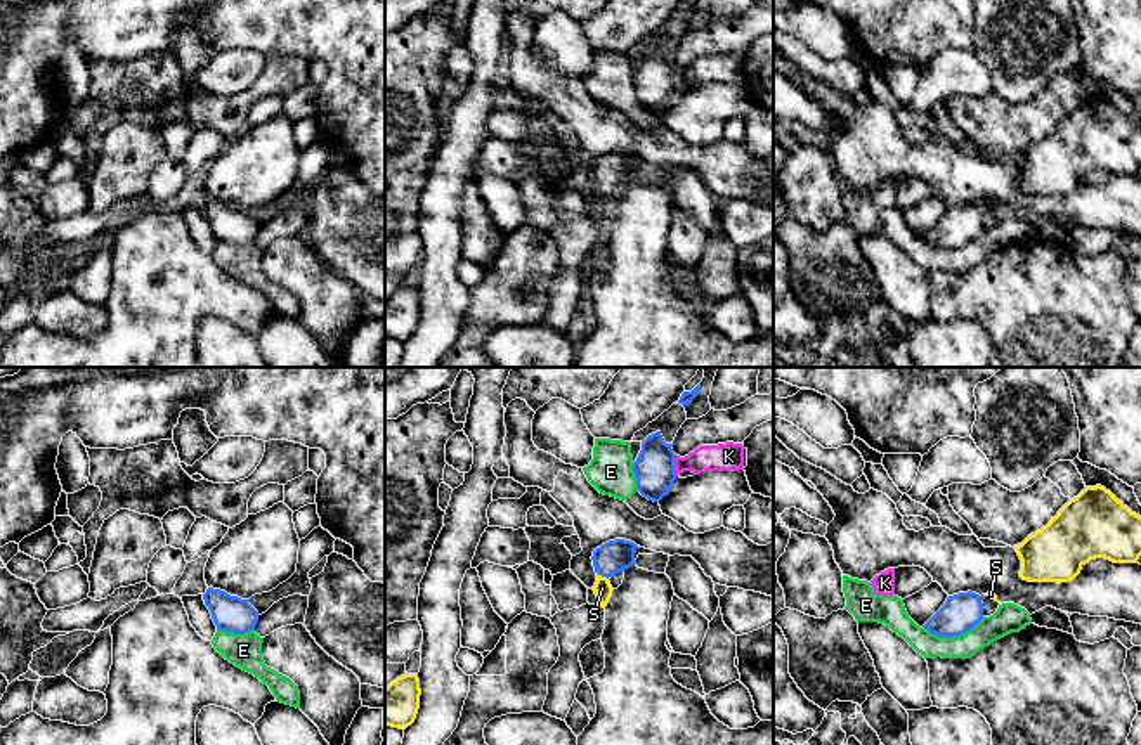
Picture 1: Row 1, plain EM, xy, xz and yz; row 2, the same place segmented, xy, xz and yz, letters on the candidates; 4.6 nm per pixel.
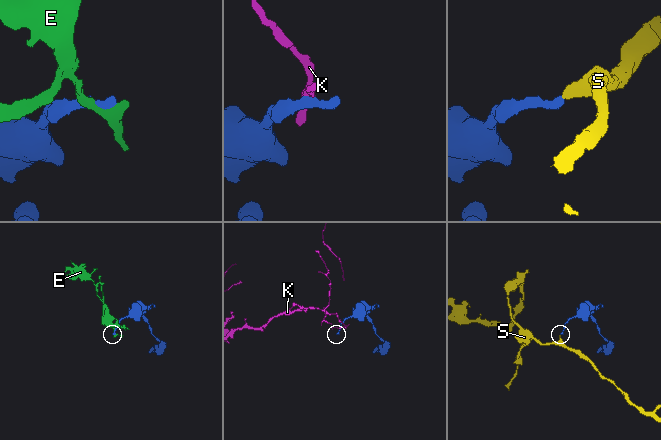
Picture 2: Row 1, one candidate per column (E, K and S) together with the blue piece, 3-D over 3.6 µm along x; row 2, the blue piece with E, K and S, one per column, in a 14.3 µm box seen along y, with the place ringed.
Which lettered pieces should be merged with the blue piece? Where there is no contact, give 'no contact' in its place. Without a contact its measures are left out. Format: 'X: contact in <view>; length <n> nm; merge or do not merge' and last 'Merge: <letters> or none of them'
E: contact in yz; length 300 nm; do not merge
K: contact in xz; length 100 nm; do not merge
S: contact in xz; length 70 nm; merge
Merge: S

